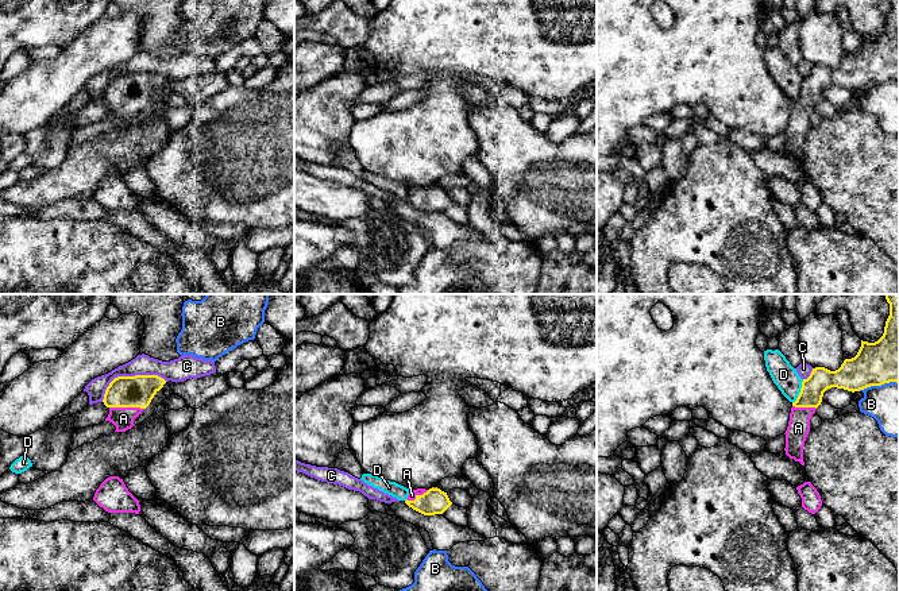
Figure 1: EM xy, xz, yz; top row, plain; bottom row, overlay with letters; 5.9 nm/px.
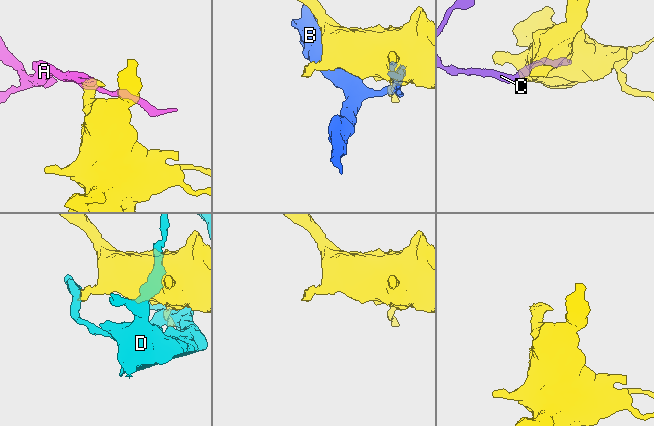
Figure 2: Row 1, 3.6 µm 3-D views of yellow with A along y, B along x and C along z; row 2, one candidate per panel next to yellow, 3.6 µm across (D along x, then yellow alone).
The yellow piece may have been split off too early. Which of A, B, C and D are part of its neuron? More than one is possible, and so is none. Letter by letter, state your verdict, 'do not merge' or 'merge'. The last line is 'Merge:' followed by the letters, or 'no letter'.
A: merge
B: do not merge
C: do not merge
D: do not merge
Merge: A

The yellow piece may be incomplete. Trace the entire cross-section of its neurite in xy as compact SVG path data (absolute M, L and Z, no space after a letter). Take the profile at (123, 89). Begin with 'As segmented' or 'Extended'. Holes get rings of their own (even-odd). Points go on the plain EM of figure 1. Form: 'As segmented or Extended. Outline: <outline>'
Extended. Outline: M158 73L117 74L105 88L104 103L109 107L105 119L116 124L115 130L126 130L134 117L150 103L166 78Z

